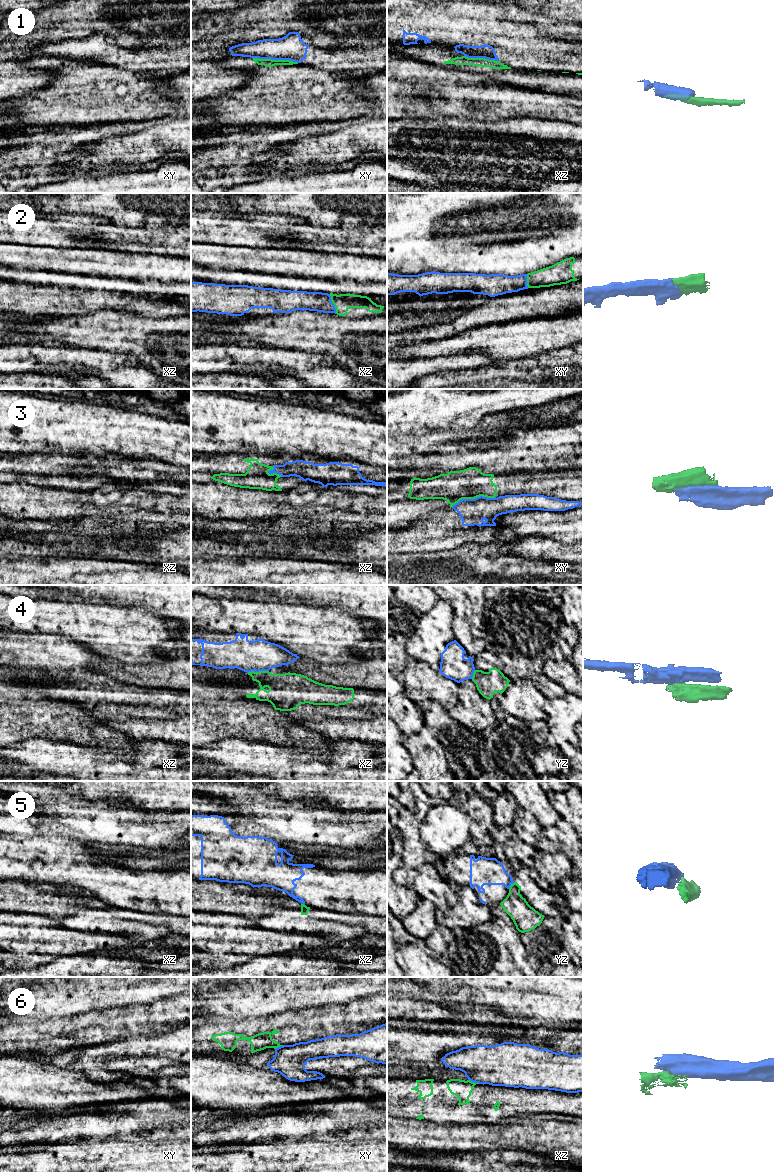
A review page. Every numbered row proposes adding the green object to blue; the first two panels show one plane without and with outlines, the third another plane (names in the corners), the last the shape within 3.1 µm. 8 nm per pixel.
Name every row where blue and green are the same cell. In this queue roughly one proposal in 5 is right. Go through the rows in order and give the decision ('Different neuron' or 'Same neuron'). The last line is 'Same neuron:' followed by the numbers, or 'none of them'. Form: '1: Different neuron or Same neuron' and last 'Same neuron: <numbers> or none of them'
1: Different neuron
2: Same neuron
3: Different neuron
4: Same neuron
5: Different neuron
6: Different neuron
Same neuron: 2, 4

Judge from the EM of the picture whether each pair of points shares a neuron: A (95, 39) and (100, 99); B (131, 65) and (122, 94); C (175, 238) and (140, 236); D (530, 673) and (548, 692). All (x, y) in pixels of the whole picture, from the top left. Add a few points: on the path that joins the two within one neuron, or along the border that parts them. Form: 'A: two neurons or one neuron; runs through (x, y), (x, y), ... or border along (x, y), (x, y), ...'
A: two neurons; border along (102, 63), (125, 70)
B: two neurons; border along (106, 65), (134, 71), (153, 70)
C: one neuron; runs through (166, 238), (149, 237)
D: one neuron; runs through (535, 676), (546, 687)

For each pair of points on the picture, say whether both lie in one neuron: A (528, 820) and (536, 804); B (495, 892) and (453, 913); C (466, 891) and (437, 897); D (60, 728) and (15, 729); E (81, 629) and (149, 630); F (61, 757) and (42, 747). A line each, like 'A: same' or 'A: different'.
A: different
B: different
C: different
D: same
E: same
F: same

